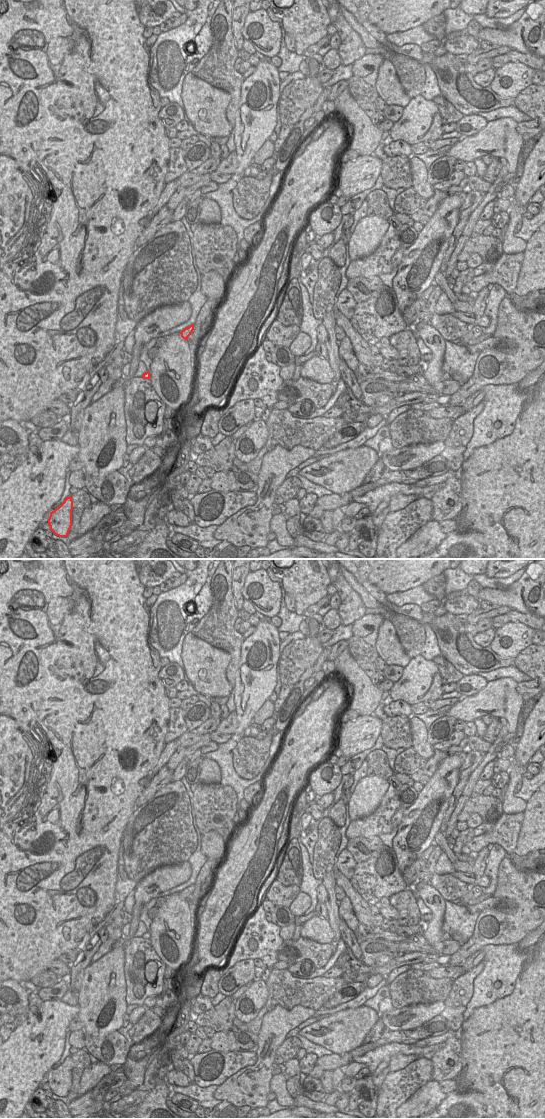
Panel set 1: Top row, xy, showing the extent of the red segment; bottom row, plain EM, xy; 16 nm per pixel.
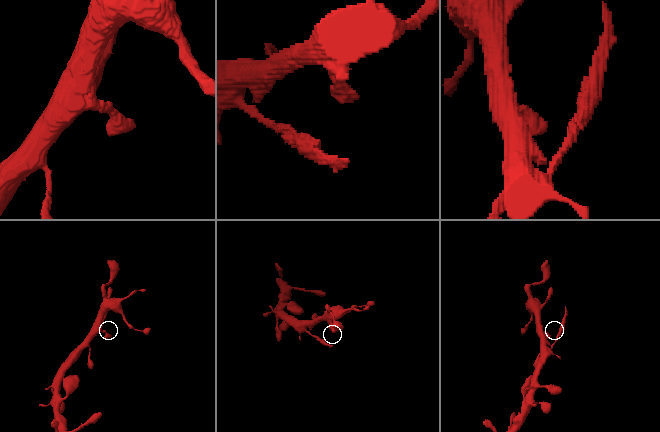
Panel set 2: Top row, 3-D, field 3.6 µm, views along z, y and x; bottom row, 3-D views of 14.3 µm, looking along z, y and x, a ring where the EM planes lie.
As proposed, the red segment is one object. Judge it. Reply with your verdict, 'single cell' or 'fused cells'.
fused cells

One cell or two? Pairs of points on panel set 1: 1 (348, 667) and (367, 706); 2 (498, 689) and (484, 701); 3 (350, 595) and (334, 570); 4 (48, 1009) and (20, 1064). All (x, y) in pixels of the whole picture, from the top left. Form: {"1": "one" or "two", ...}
{"1": "one", "2": "one", "3": "one", "4": "one"}

